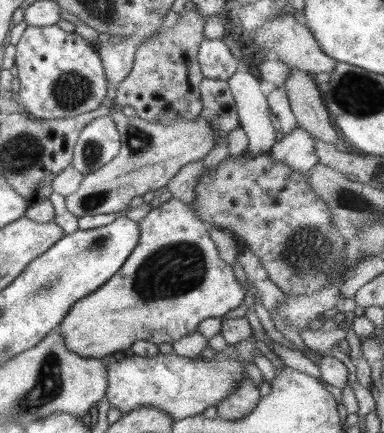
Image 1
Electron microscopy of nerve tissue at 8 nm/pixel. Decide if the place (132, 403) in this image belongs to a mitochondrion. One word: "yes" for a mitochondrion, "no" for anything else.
no

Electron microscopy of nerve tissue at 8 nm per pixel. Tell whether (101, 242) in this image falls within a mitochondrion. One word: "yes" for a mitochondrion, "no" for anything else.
yes

